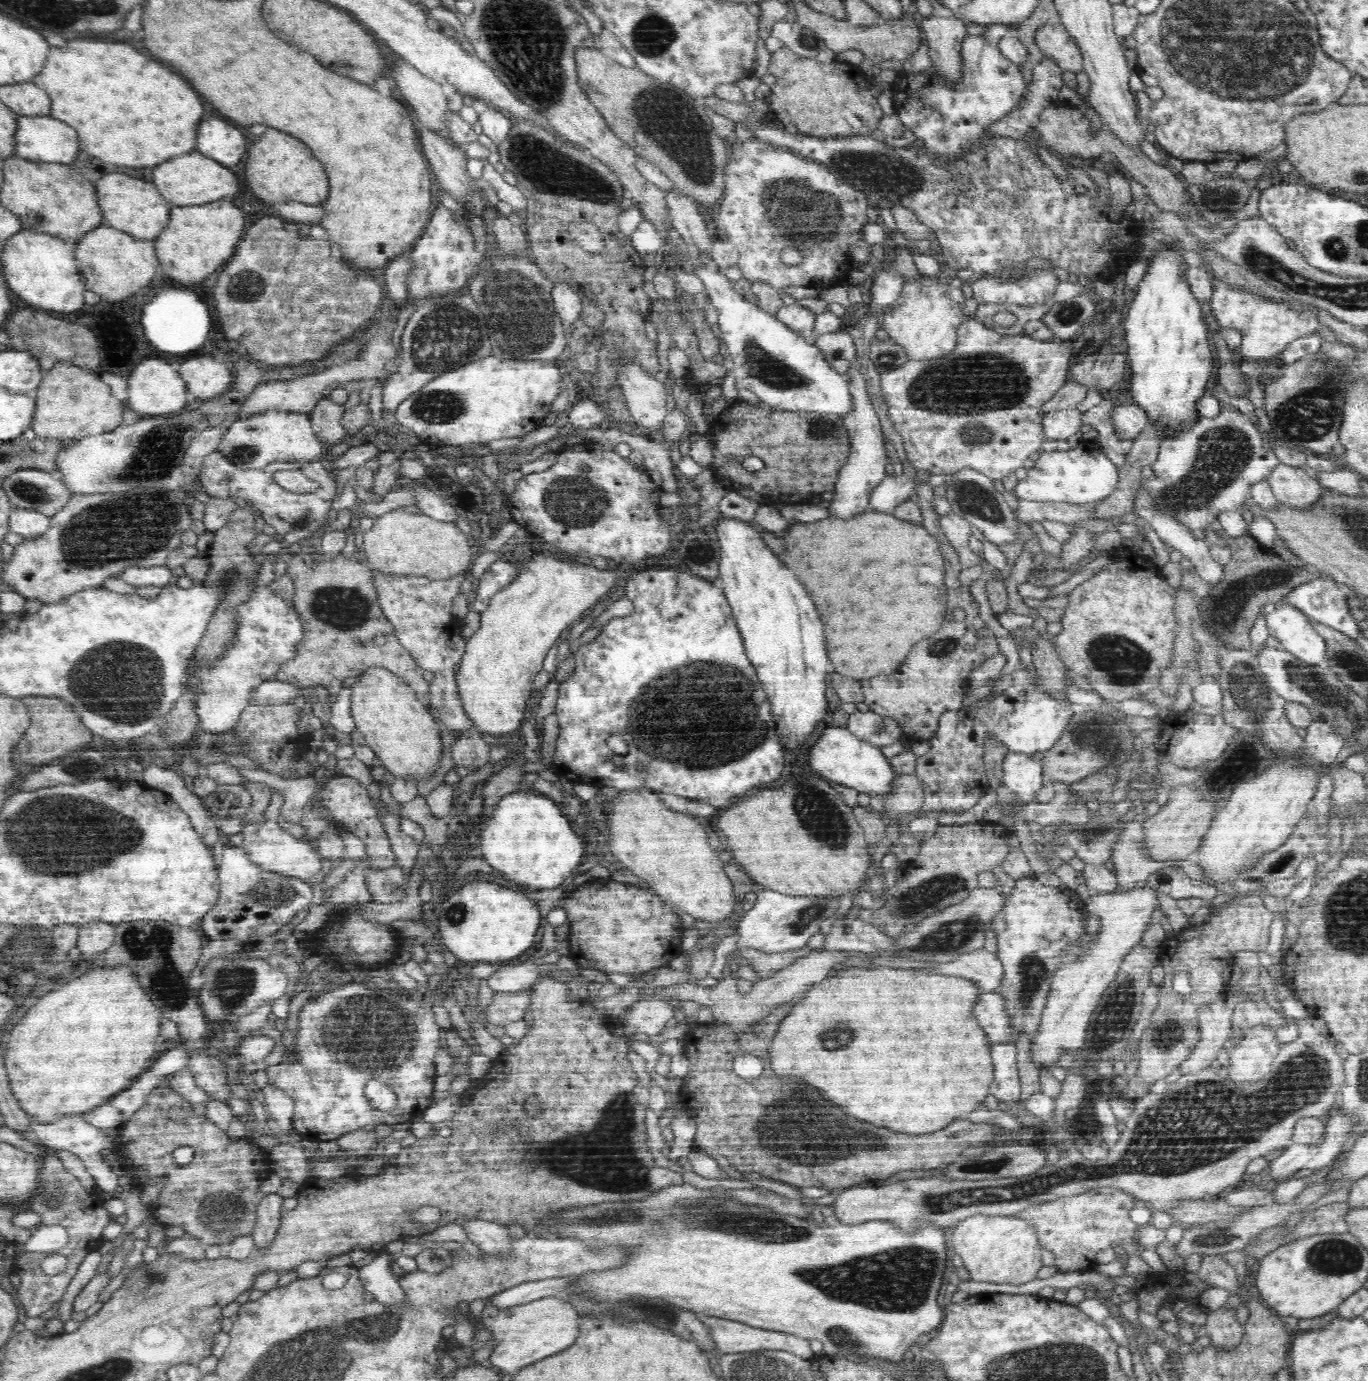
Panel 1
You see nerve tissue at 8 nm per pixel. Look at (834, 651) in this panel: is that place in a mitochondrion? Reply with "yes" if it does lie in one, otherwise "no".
no

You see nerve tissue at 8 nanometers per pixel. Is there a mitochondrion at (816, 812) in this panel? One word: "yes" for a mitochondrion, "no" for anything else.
yes

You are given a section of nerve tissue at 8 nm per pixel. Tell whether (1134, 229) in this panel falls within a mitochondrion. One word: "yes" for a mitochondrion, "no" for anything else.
no

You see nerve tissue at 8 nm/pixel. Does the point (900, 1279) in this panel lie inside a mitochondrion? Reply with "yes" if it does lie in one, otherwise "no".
yes

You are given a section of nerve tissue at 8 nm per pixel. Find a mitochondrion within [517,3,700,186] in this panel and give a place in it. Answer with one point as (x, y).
(652, 35)

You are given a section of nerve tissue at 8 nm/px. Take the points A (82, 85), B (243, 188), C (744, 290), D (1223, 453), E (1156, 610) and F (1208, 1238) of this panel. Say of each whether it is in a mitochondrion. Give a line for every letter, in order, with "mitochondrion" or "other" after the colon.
A: other
B: other
C: other
D: mitochondrion
E: other
F: mitochondrion

